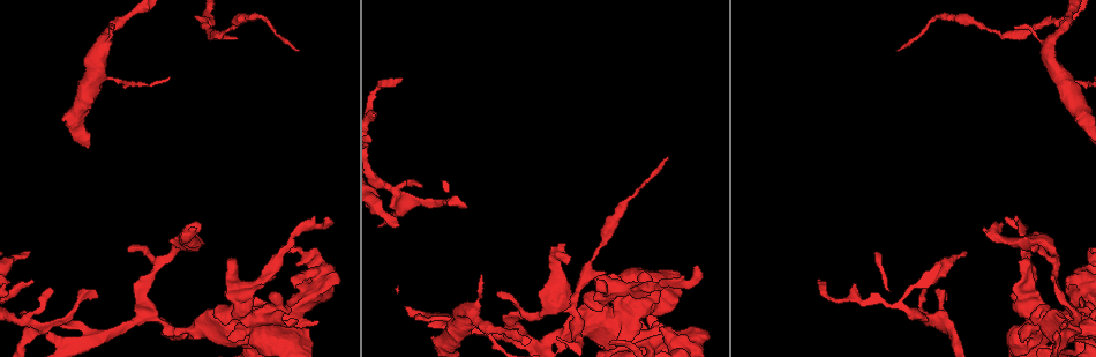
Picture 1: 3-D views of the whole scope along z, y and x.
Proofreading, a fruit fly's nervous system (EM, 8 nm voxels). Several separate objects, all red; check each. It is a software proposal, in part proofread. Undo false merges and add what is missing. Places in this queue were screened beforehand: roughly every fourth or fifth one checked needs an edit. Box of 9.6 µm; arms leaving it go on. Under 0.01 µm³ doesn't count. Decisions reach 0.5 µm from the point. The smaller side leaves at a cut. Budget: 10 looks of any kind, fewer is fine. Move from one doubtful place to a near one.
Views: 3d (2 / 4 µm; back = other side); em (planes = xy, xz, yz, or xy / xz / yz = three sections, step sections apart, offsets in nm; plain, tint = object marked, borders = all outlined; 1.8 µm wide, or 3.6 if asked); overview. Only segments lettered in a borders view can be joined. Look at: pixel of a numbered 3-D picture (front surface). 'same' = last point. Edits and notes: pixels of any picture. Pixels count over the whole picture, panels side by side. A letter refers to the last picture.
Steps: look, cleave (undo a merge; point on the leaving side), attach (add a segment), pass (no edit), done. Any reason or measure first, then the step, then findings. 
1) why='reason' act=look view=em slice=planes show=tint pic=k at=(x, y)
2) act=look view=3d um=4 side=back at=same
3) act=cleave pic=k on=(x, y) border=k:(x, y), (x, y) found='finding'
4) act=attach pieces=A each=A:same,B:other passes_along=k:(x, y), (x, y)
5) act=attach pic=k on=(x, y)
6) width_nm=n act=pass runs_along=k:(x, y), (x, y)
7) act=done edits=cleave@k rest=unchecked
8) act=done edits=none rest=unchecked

why='free end' act=look view=em slice=xz step=8 show=borders pic=1 at=(30, 251)

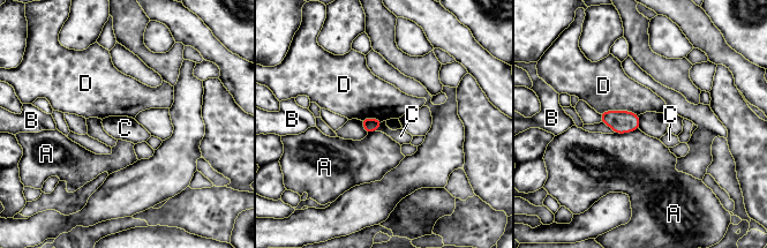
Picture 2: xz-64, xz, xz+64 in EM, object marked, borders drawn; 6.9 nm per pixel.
act=pass each=A:other,B:other,C:other,D:other found='no lettered segment goes on from it'

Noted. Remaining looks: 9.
why='branch stops here' act=look view=em slice=yz step=4 show=tint pic=1 at=(465, 208)

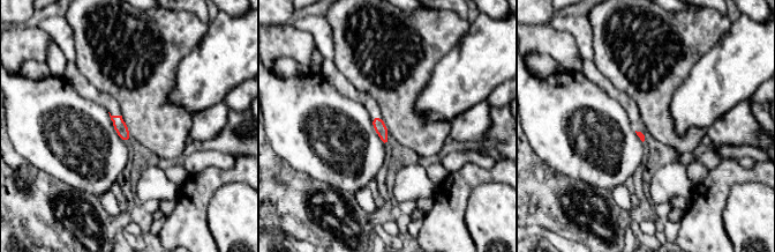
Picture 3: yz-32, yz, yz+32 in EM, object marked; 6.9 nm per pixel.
act=look view=em slice=planes show=borders at=same

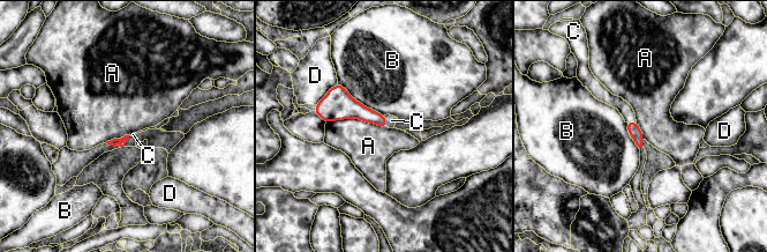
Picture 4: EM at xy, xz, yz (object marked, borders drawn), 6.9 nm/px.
act=pass each=A:other,B:other,C:other,D:other border=4:(326, 121), (358, 118), (388, 127) found='no lettered segment goes on from it'

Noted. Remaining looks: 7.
why='four or more arms meet' act=look view=em um=3.6 slice=planes show=borders pic=1 at=(619, 317)

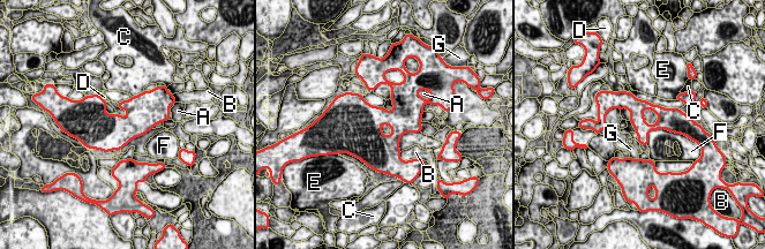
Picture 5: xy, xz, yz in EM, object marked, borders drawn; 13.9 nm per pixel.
act=pass each=A:other,B:other,C:other,D:other,E:other,F:other,G:other border=5:(681, 134), (652, 129), (646, 144) found='continuous, no second neuron'

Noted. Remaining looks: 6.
why='sudden change in width' act=look view=em slice=yz step=16 show=borders pic=1 at=(1052, 20)

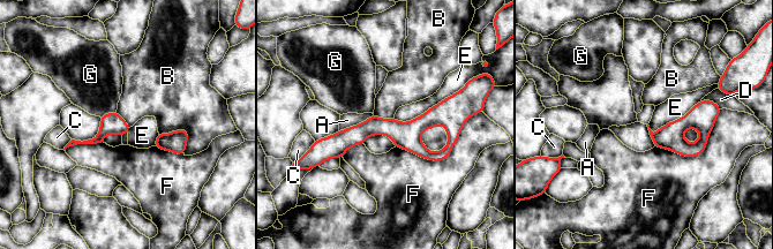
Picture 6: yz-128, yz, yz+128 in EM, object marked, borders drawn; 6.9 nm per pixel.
act=pass each=A:other,B:other,C:other,D:other,E:other,F:other,G:other border=6:(158, 131), (185, 129), (185, 153) found='all the same neuron'

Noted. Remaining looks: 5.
act=look view=3d um=4 side=back pic=1 at=(230, 27)

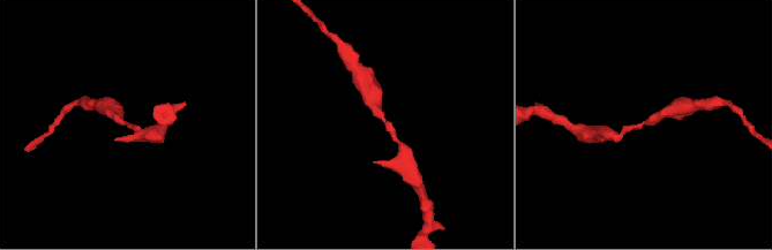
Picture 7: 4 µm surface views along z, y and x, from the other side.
act=look view=em slice=xz step=16 show=tint pic=7 at=(123, 123)

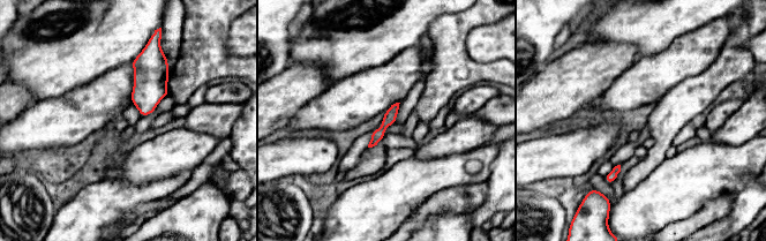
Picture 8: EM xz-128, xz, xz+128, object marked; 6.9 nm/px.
act=look view=em slice=planes show=borders at=same

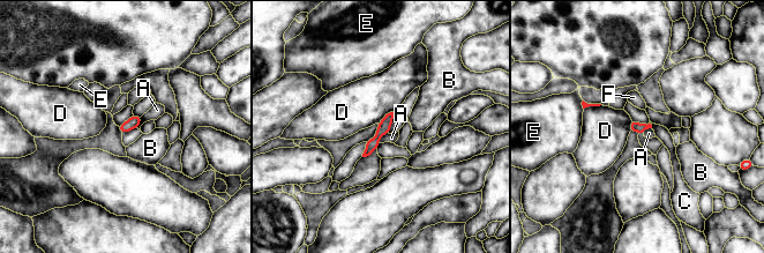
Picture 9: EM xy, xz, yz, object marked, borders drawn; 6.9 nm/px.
longest_contact=D:150nm act=pass each=A:other,B:other,C:other,D:other,E:other,F:other runs_along=9:(390, 116), (367, 151) found='all the same neuron'

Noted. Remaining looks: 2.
act=done edits=none rest=unchecked

